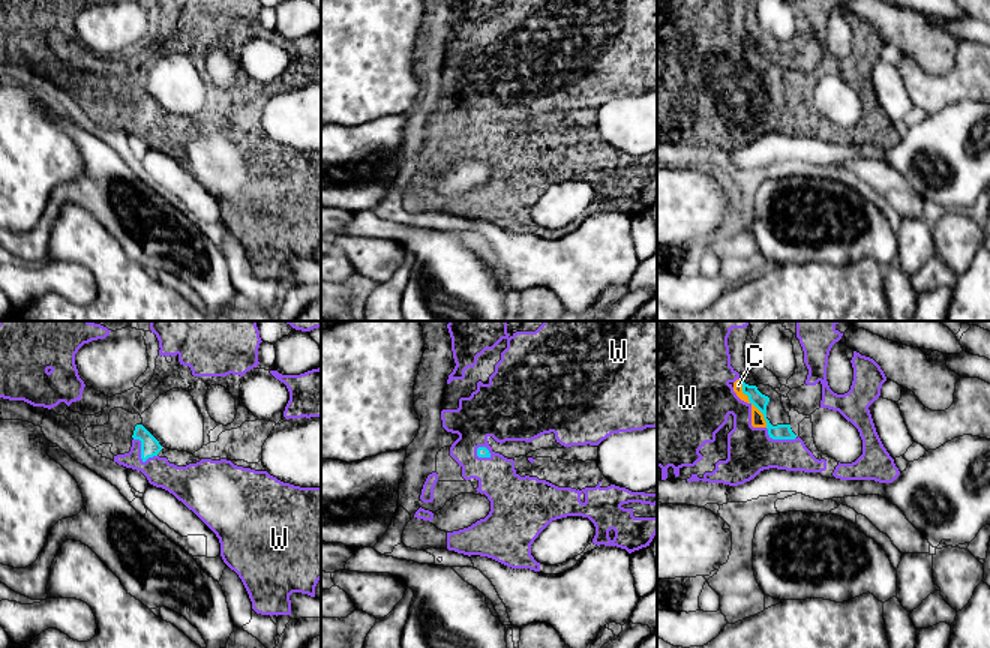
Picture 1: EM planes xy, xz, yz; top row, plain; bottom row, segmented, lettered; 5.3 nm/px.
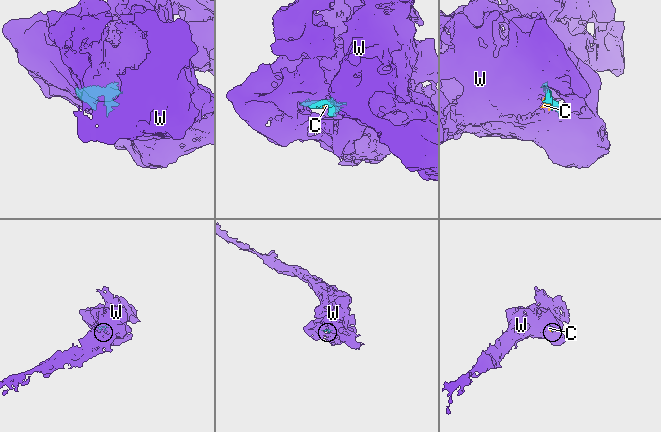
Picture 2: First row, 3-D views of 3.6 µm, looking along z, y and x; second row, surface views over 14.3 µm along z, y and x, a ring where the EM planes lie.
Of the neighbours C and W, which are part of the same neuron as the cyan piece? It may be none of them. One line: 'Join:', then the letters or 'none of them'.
Join: C, W

